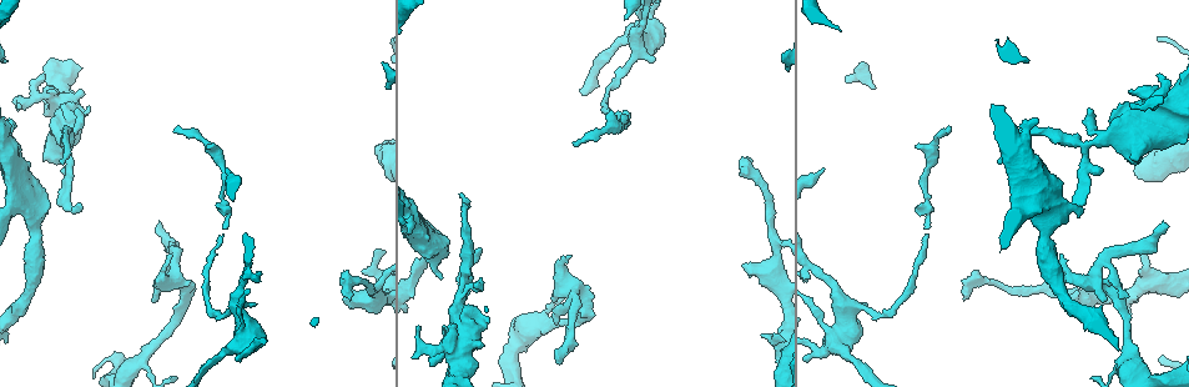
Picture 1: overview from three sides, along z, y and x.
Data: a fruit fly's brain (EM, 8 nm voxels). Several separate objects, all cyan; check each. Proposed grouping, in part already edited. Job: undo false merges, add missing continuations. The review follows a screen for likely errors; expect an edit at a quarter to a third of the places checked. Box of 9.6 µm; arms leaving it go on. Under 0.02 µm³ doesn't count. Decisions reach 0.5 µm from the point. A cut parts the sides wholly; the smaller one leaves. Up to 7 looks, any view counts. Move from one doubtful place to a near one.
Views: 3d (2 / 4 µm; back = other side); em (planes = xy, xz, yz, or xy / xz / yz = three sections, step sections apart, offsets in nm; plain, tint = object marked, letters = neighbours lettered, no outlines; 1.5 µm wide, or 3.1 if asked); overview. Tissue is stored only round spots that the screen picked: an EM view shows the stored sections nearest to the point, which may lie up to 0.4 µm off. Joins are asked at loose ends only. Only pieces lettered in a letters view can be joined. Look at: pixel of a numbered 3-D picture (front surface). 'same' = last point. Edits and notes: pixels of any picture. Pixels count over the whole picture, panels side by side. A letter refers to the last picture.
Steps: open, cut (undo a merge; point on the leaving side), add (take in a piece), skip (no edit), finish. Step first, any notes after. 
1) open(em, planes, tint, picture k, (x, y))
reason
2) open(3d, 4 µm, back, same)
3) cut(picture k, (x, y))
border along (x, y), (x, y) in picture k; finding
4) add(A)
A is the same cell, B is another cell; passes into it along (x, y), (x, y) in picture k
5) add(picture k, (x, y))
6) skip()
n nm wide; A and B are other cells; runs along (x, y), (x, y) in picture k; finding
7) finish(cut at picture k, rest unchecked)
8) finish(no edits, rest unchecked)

open(em, xz, step 8, letters, picture 1, (158, 221))
branch stops here

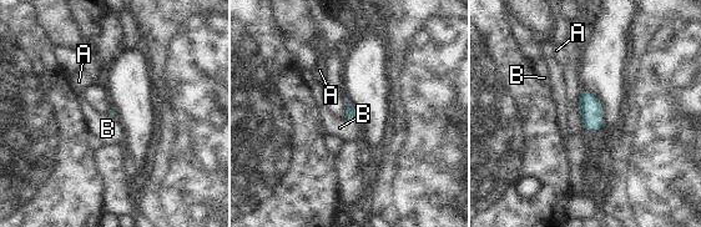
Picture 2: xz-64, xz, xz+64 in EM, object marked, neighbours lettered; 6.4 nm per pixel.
open(em, planes, letters, same)
another direction

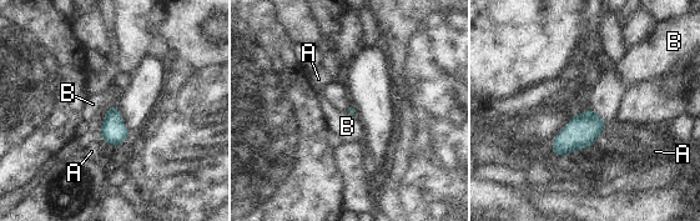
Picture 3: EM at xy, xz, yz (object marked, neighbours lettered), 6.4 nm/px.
add(B)
B is the same cell, A is another cell; passes into it along (582, 130), (597, 114), (605, 98) in picture 3; the neuron continues

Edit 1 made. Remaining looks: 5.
open(overview)
redraw

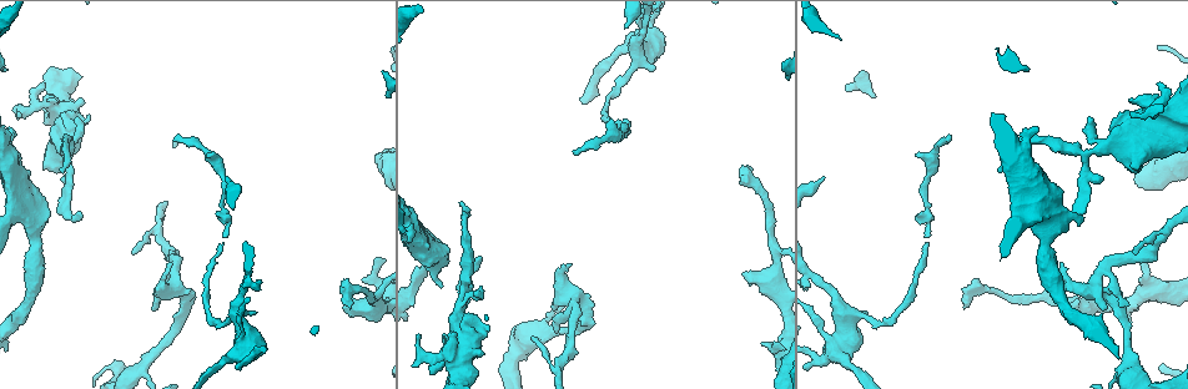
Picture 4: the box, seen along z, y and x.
open(3d, 2 µm, back, picture 4, (343, 306))
free end

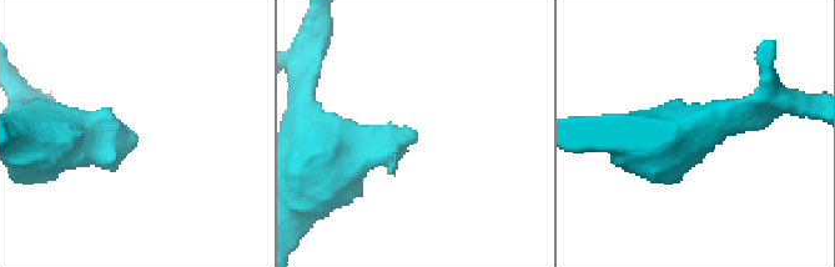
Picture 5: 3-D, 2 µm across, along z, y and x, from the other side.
open(em, yz, step 8, letters, picture 5, (134, 137))
now the EM

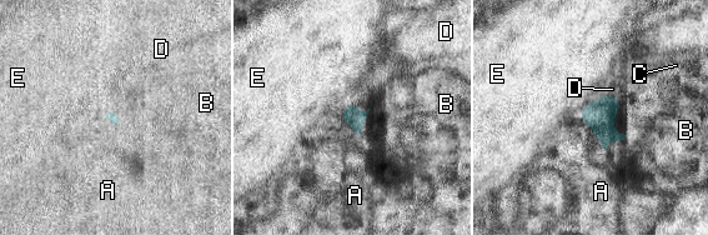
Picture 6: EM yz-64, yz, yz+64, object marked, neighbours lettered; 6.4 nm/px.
open(em, planes, letters, same)
cut it another way

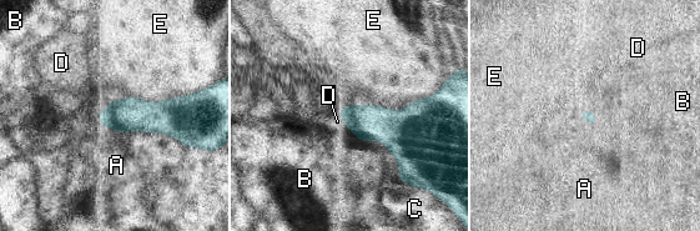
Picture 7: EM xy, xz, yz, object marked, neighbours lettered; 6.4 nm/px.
skip()
A, B, C, D and E are other cells; border along (111, 101), (96, 117) in picture 7; none of them fits

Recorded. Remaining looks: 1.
open(em, planes, letters, picture 4, (927, 235))
tapers out

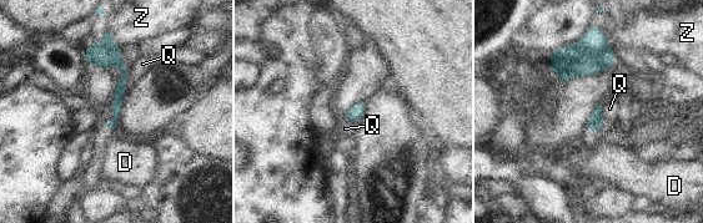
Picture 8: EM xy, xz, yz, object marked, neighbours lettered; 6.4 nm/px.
skip()
D, Q and Z are other cells; runs along (103, 49), (124, 67), (111, 125) in picture 8; none of them fits

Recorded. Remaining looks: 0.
finish(add at picture 3, rest unchecked)

